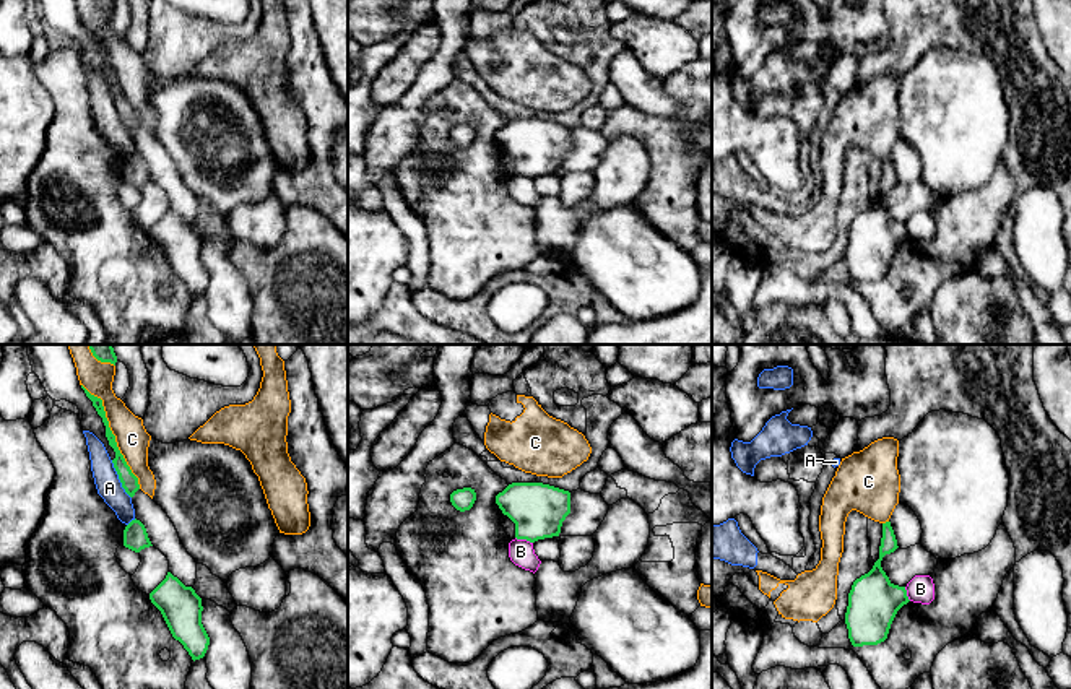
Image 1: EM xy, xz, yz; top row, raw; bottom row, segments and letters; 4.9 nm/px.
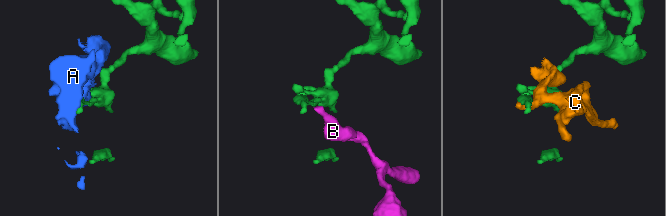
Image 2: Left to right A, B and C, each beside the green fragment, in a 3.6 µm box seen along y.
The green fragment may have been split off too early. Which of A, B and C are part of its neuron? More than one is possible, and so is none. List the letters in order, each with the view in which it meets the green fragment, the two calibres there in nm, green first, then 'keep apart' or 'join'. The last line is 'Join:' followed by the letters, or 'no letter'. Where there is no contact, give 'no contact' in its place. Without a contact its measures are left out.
A: meets green in xy; 80 nm thick on the green side, 120 nm on the other; keep apart
B: meets green in xz; 260 nm thick on the green side, 130 nm on the other; keep apart
C: meets green in xy; 80 nm thick on the green side, 160 nm on the other; keep apart
Join: no letter

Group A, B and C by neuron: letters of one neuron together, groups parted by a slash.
A / B / C

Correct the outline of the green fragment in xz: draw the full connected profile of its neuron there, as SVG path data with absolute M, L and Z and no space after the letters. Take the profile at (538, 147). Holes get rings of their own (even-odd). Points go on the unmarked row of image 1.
M512 119L496 140L515 159L515 174L535 179L559 172L570 150L570 128L543 119Z

